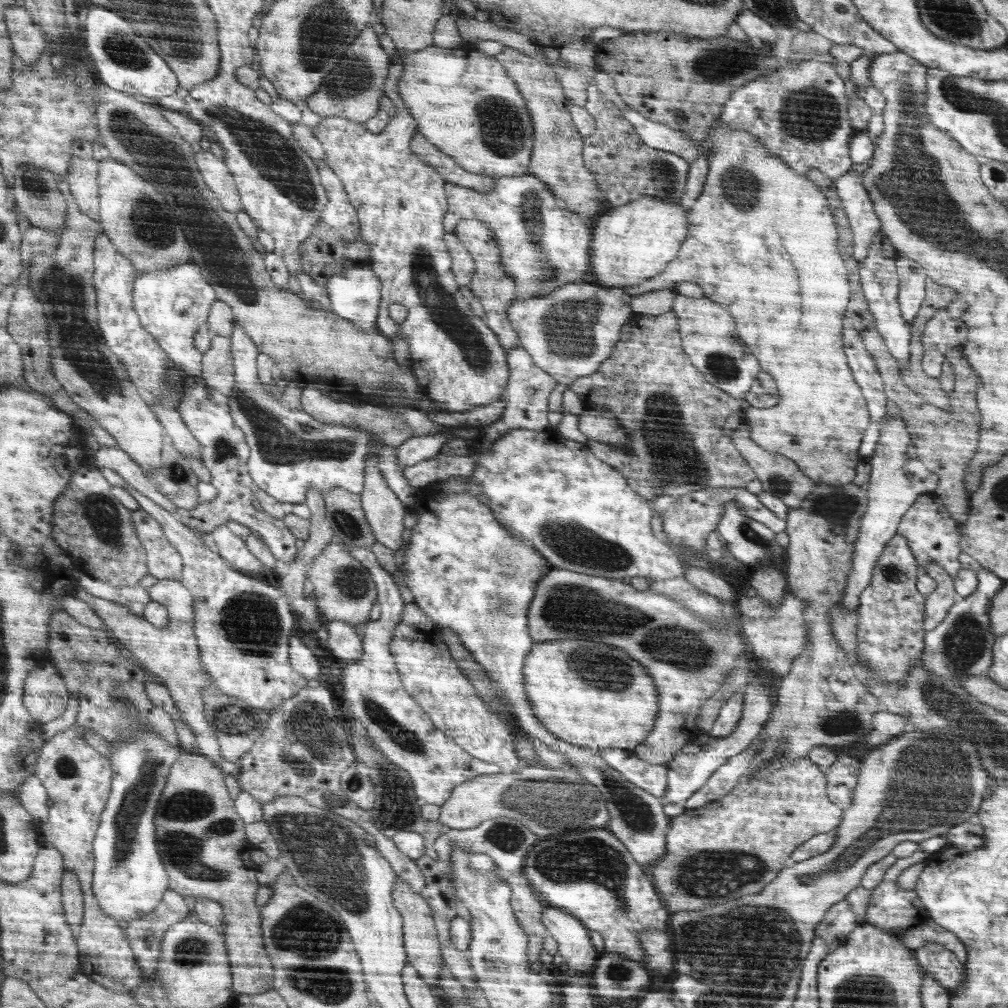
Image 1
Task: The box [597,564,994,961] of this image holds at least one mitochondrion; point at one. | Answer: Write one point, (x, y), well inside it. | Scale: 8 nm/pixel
(932, 782)

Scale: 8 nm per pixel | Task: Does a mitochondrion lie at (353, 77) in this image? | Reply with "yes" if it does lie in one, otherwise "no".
yes

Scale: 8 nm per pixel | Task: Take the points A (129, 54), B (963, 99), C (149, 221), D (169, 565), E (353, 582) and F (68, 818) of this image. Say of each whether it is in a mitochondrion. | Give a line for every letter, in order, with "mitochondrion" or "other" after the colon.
A: mitochondrion
B: mitochondrion
C: mitochondrion
D: other
E: mitochondrion
F: other

